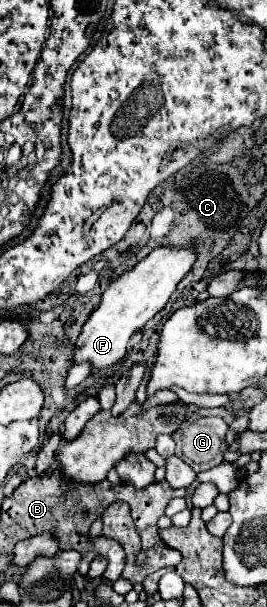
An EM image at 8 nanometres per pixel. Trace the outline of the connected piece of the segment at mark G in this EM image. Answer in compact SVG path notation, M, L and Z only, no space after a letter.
M218 416L198 418L194 422L186 420L172 434L176 440L176 456L196 474L222 464L224 452L228 450L226 428L224 418Z

